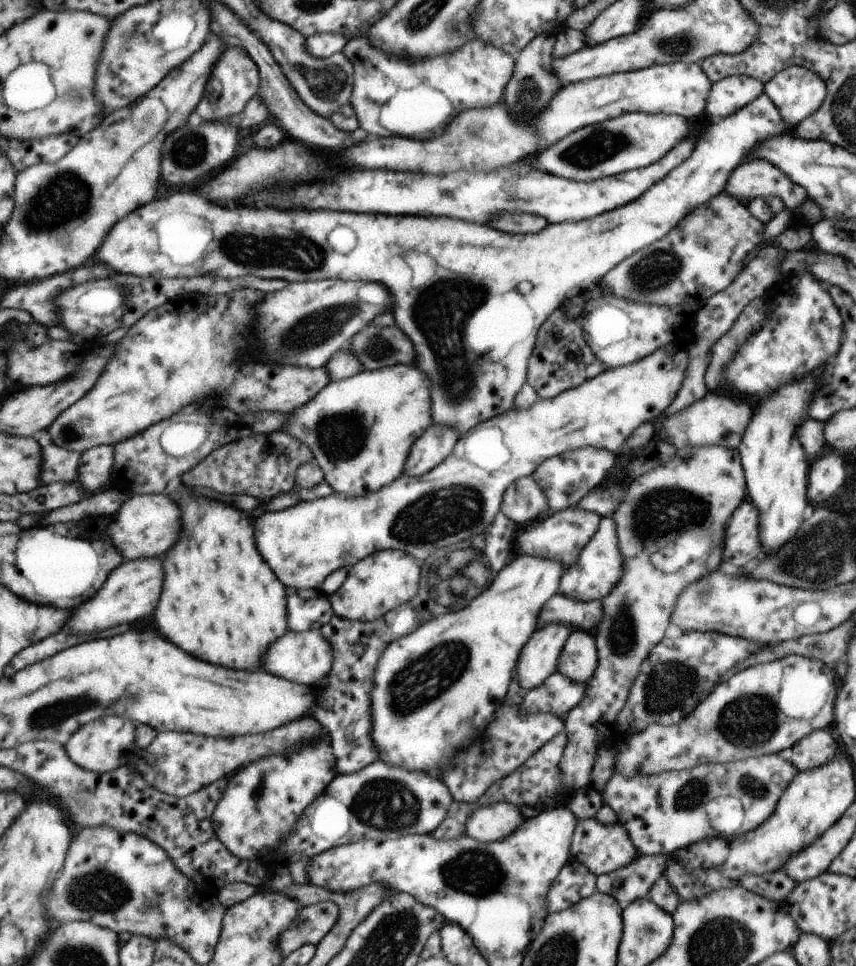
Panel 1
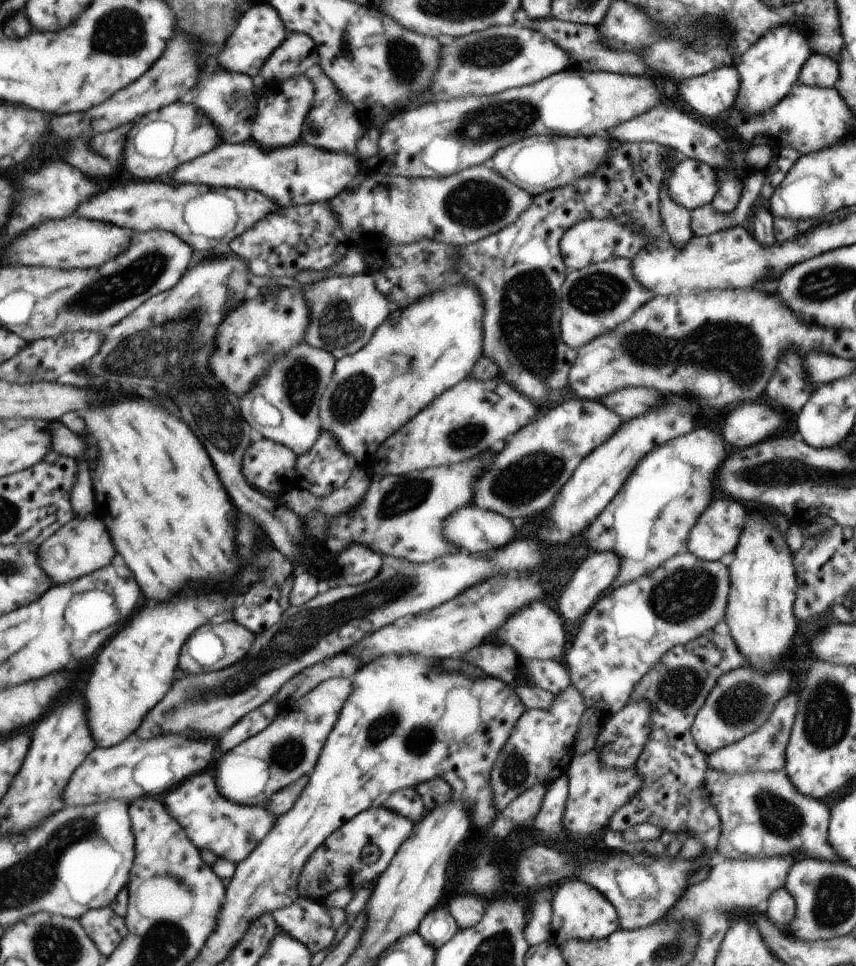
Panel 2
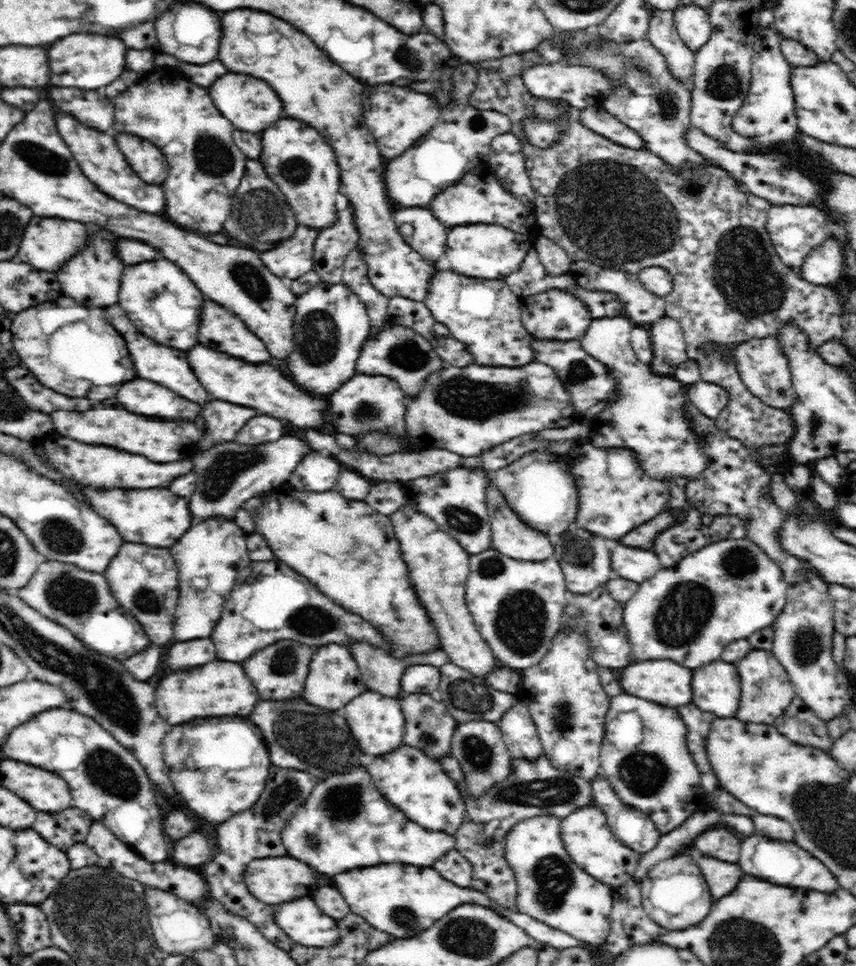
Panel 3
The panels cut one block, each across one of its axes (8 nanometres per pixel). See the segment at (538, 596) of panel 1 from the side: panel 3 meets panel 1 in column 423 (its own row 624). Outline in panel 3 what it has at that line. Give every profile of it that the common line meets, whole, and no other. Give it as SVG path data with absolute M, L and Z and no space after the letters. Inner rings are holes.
M749 538L716 541L685 556L675 566L658 570L658 574L640 583L634 596L623 603L622 620L634 663L670 658L676 664L684 664L684 668L700 668L720 659L722 651L731 642L748 638L761 628L772 627L786 604L790 586L784 581L783 572Z

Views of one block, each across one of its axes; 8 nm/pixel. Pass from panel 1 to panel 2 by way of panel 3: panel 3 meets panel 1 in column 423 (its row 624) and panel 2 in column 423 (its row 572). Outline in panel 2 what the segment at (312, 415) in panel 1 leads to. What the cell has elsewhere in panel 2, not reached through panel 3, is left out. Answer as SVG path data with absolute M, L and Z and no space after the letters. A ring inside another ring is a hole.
M461 284L459 288L445 288L443 292L435 292L427 298L421 298L419 302L411 303L405 308L392 312L388 318L375 330L373 336L366 346L361 348L353 355L346 356L336 362L334 368L334 375L331 382L327 385L327 388L322 394L322 399L319 405L320 423L322 424L322 430L331 433L331 436L337 440L339 448L343 452L347 453L347 456L355 458L357 462L365 460L367 454L371 454L387 436L393 435L393 432L399 431L409 419L413 419L423 407L426 407L432 399L445 392L448 388L454 386L458 382L467 378L468 372L475 364L475 361L482 354L482 332L481 332L481 318L483 318L483 308L481 308L481 298L477 294L477 288L471 286L471 284Z

